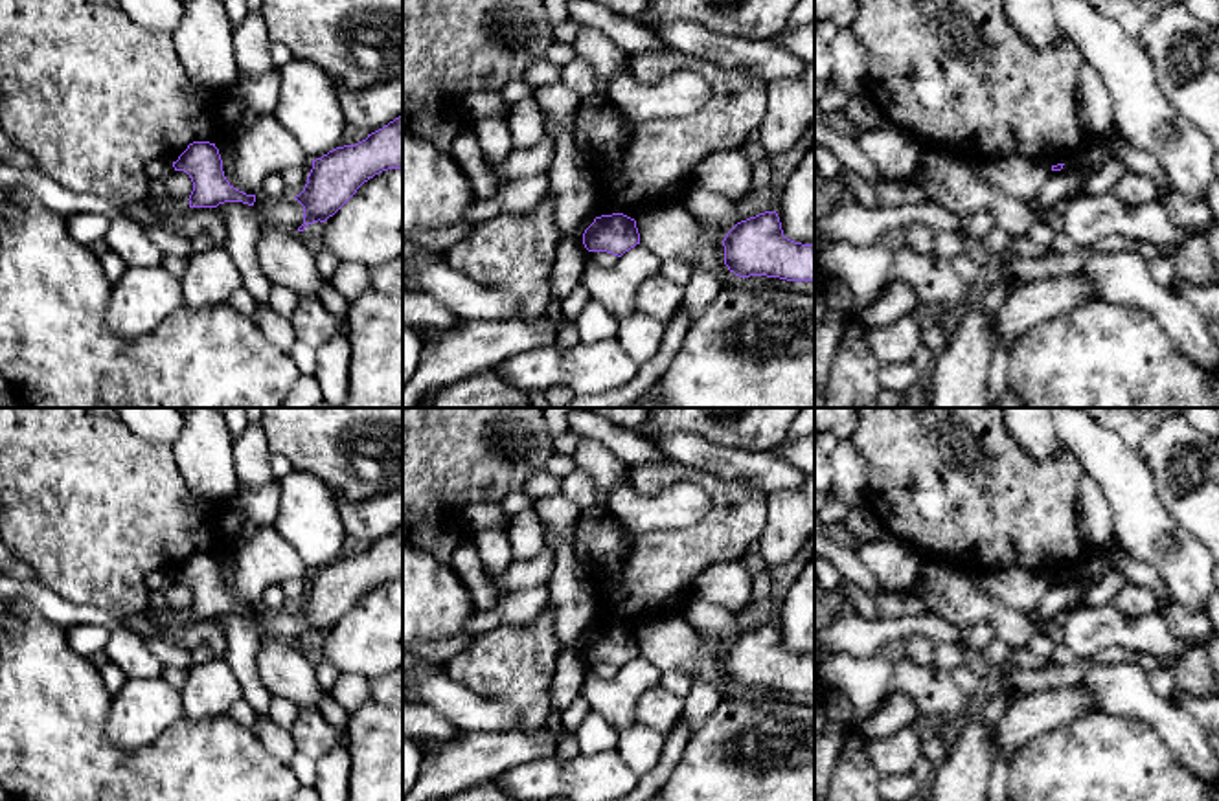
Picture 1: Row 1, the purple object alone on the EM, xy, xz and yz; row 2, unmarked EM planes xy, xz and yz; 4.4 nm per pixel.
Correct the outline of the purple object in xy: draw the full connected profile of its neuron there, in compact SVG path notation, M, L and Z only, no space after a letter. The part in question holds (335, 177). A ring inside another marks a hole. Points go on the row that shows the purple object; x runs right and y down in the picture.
M403 114L366 140L313 160L307 184L294 197L303 206L298 231L318 220L325 222L364 182L388 169L403 169Z

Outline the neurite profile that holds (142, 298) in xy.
M162 265L151 268L127 266L110 287L105 322L110 334L136 340L158 327L182 305L182 285Z

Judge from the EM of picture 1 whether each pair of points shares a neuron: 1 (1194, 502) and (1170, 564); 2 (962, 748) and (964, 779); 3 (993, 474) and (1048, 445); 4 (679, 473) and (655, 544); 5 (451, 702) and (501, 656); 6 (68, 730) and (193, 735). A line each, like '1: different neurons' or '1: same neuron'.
1: different neurons
2: same neuron
3: different neurons
4: same neuron
5: different neurons
6: same neuron

